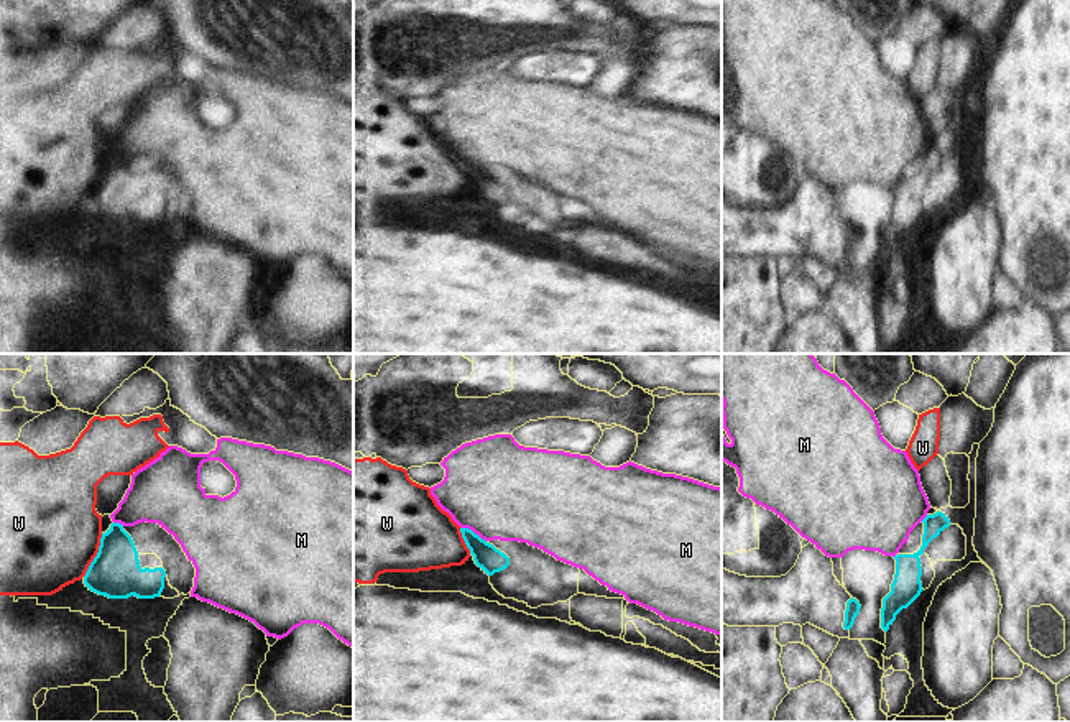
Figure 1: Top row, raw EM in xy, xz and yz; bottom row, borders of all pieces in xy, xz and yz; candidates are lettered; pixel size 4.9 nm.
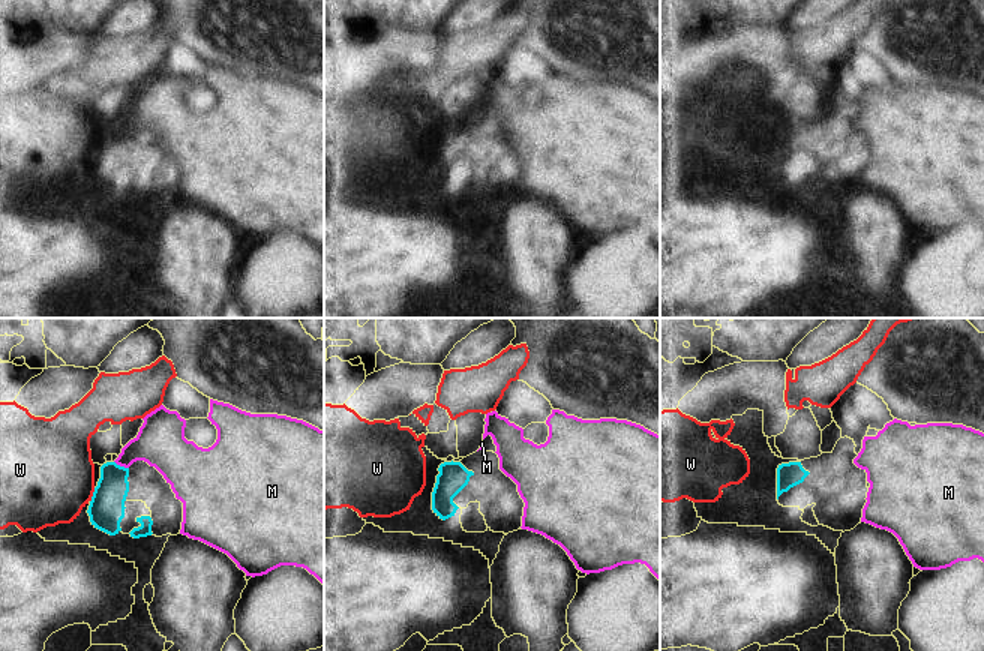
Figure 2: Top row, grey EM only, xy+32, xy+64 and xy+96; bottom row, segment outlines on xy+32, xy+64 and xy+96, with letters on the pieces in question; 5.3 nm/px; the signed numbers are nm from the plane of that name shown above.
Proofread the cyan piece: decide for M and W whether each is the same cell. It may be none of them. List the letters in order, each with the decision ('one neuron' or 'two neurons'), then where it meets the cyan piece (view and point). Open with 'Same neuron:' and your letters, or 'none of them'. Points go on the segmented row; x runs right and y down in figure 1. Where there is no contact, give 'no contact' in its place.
Same neuron: none of them
M: two neurons | xz (472, 532)
W: two neurons | xy (97, 555)

